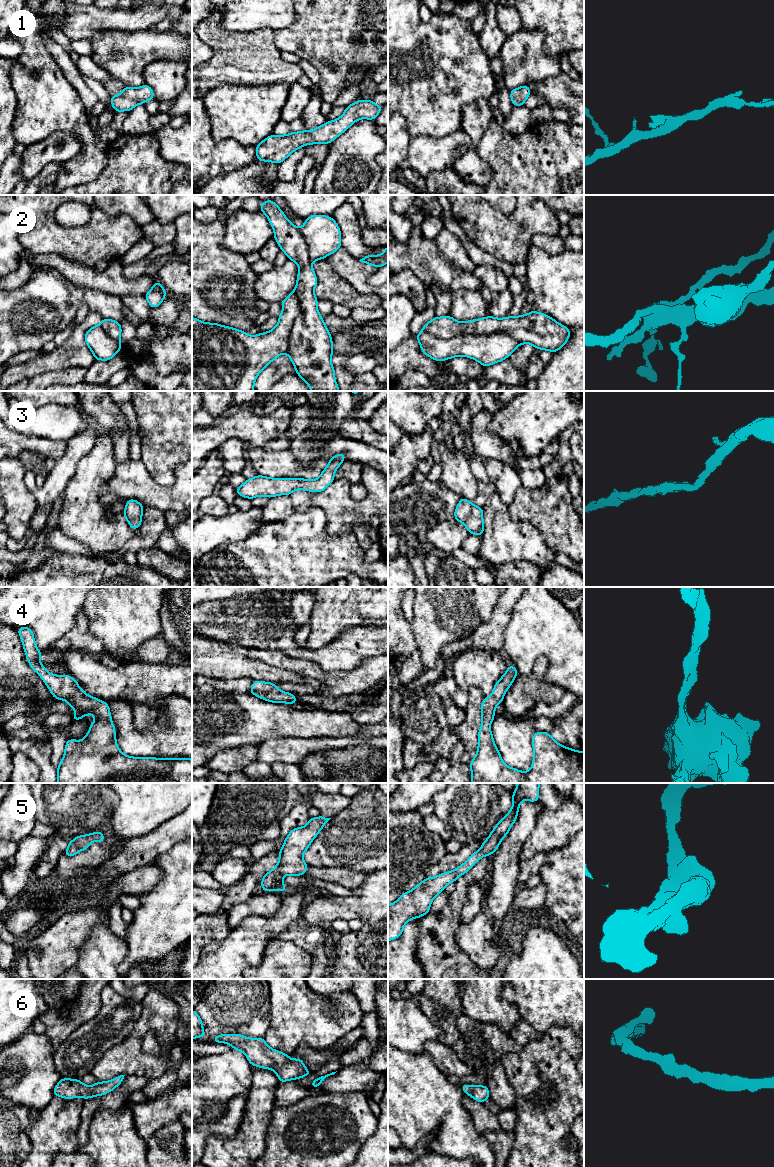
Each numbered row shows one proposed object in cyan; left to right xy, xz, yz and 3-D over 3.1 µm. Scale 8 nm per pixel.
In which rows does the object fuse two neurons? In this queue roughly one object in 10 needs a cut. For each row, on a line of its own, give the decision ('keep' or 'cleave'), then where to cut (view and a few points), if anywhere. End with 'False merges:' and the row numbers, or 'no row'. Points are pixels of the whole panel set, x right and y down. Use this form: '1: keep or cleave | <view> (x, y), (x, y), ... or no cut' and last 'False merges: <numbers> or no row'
1: keep | no cut
2: cleave | yz (422, 329), (442, 338), (505, 331), (520, 344)
3: keep | no cut
4: keep | no cut
5: keep | no cut
6: keep | no cut
False merges: 2

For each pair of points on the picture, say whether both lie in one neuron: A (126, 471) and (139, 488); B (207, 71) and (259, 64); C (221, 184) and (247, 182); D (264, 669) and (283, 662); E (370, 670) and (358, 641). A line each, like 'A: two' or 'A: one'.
A: one
B: one
C: one
D: two
E: two

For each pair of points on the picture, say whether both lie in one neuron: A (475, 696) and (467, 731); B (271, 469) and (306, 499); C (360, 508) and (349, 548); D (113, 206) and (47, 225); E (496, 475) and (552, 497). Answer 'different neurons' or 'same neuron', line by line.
A: same neuron
B: different neurons
C: different neurons
D: different neurons
E: different neurons

